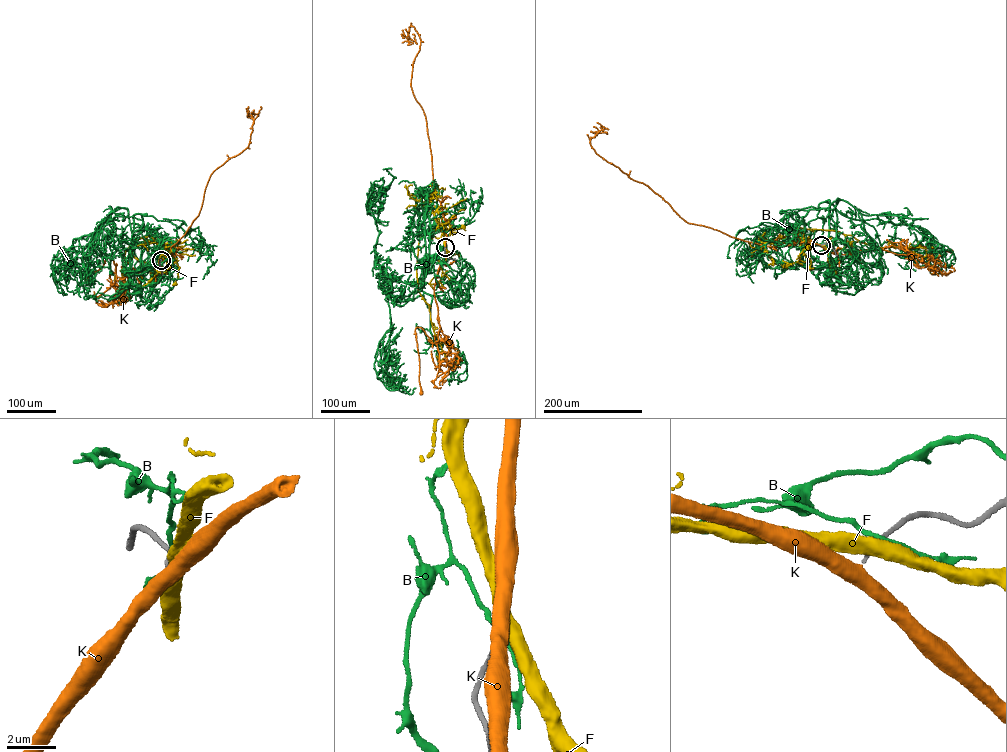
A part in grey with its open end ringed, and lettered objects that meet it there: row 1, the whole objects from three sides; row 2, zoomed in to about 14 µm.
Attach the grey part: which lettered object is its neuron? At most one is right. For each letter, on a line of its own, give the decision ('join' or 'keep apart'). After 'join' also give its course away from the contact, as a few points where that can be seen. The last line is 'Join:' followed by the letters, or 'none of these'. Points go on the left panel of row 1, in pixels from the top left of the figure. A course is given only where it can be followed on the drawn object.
B: keep apart
F: keep apart
K: join; it runs (161, 260), (151, 268), (133, 268), (117, 281), (114, 262), (108, 258), (85, 279)
Join: K

